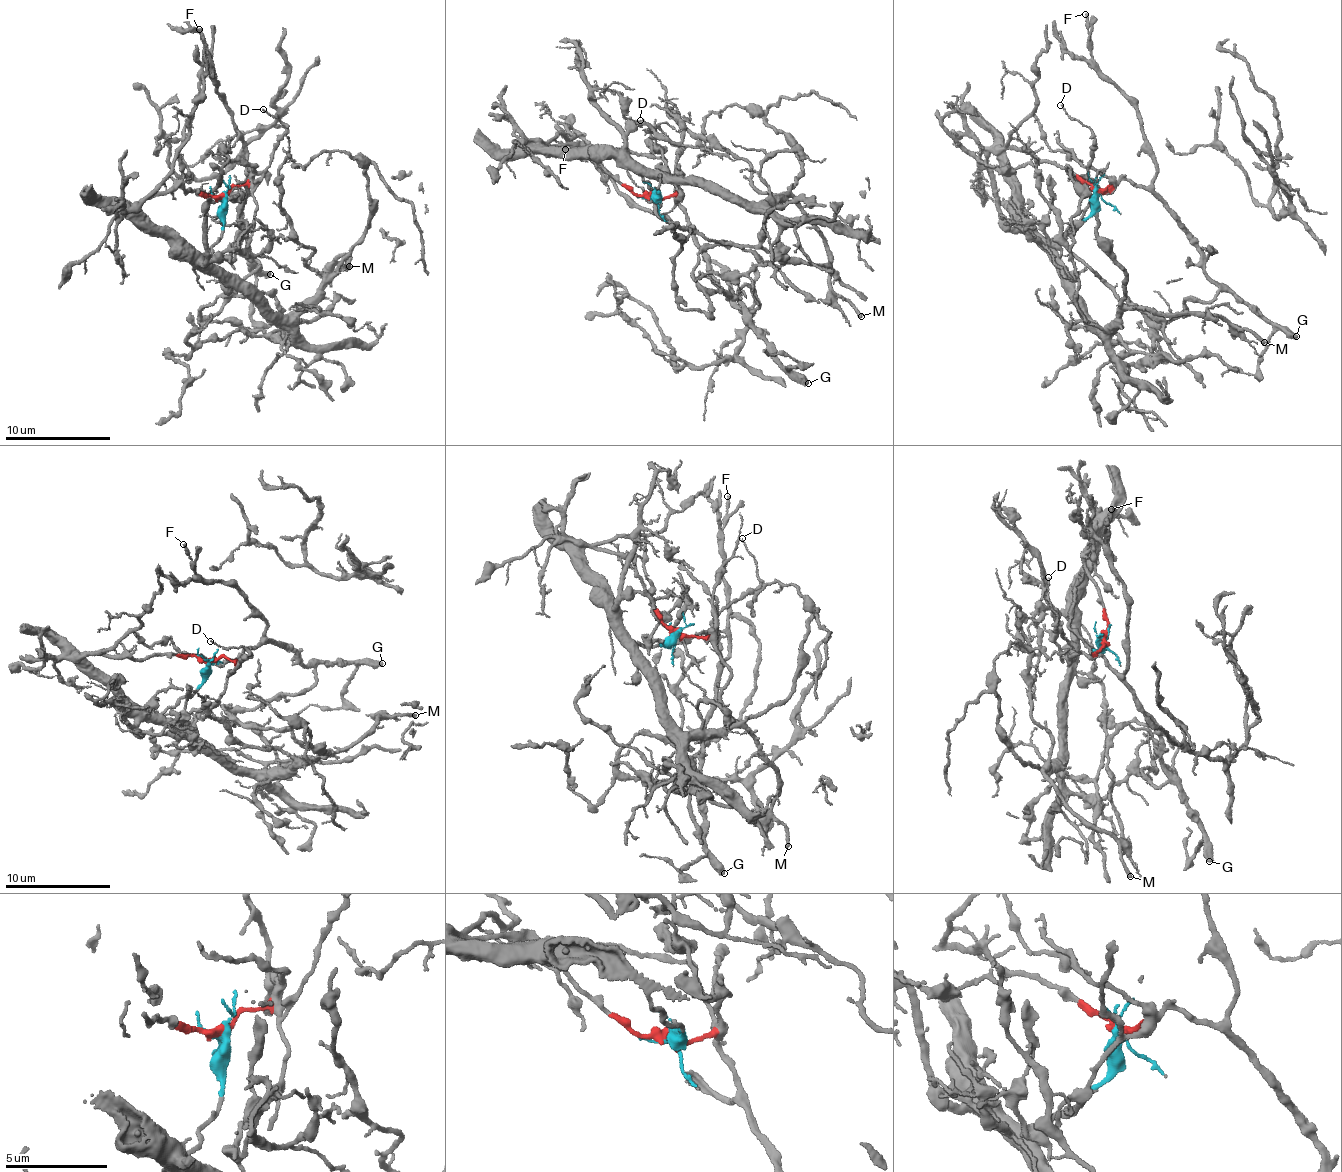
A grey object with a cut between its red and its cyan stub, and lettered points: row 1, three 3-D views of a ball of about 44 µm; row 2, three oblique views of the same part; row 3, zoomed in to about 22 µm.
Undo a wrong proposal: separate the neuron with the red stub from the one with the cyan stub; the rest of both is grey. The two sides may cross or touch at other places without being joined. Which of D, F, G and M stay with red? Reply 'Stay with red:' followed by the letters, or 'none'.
Stay with red: D, F, G

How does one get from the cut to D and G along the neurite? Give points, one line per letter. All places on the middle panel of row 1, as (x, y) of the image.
D: (652, 195), (664, 196), (678, 190), (676, 152), (682, 149), (656, 127), (640, 120)
G: (652, 195), (673, 195), (679, 201), (716, 284), (732, 294), (742, 315), (786, 365), (808, 383)

